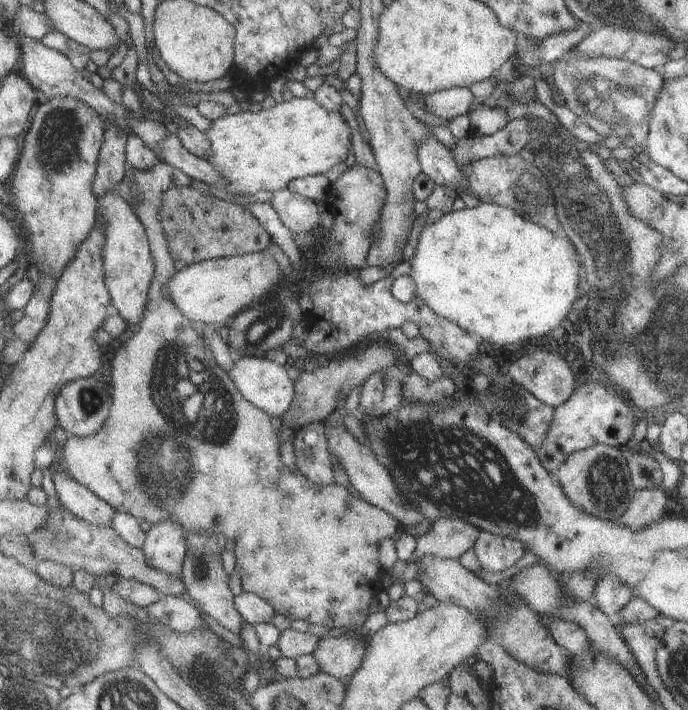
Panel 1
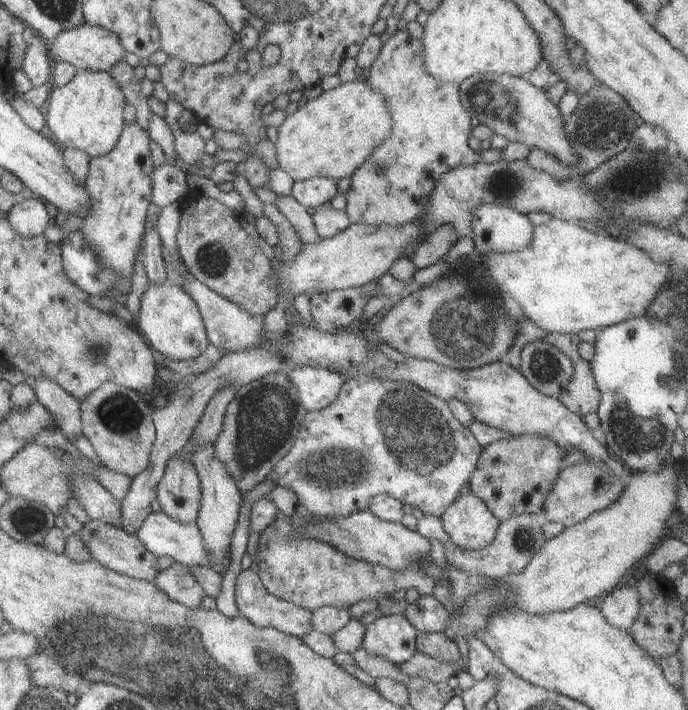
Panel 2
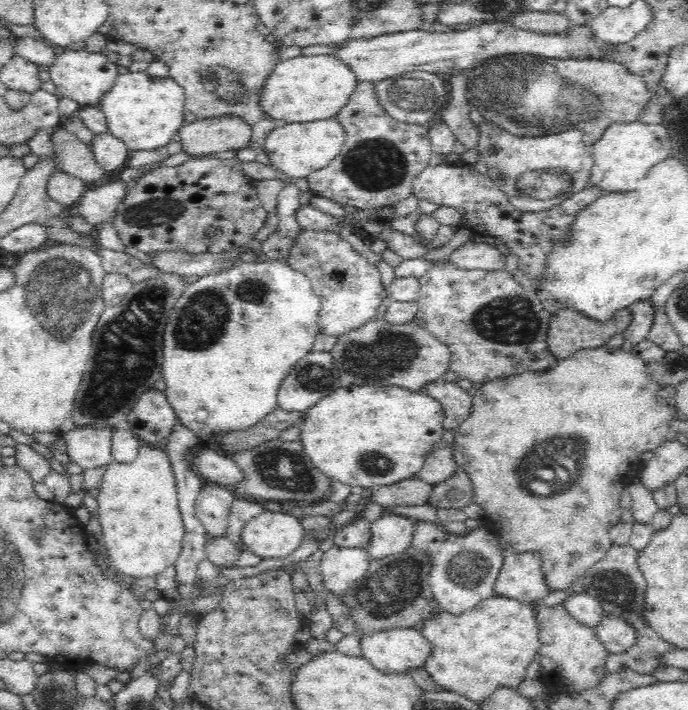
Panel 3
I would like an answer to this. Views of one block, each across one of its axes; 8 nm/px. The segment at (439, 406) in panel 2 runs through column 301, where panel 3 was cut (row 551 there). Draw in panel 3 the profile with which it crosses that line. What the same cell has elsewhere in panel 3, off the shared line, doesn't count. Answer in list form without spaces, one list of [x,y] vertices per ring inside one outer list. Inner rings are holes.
[[[416,520],[411,549],[430,558],[429,583],[434,599],[444,611],[459,615],[495,594],[497,574],[504,564],[506,548],[485,524],[467,535],[445,532],[434,523]]]

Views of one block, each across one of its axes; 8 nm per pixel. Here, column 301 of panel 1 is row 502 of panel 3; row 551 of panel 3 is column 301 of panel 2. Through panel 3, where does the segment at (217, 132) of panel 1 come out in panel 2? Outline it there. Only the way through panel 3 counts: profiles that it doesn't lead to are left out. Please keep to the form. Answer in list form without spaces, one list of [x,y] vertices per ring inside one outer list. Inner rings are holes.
[[[364,80],[347,81],[329,91],[323,91],[320,96],[307,100],[304,106],[298,107],[294,114],[288,114],[278,127],[276,140],[276,160],[282,169],[294,181],[302,181],[314,177],[328,177],[335,181],[352,176],[357,168],[372,154],[372,151],[388,138],[392,132],[392,118],[384,96]]]

